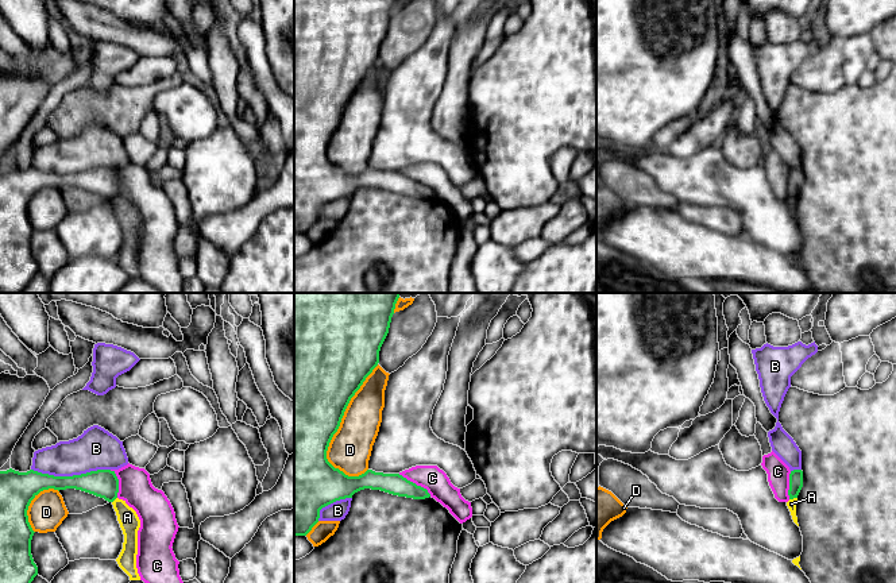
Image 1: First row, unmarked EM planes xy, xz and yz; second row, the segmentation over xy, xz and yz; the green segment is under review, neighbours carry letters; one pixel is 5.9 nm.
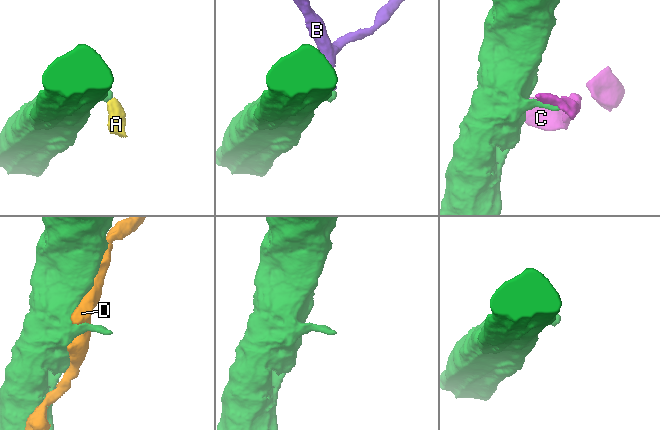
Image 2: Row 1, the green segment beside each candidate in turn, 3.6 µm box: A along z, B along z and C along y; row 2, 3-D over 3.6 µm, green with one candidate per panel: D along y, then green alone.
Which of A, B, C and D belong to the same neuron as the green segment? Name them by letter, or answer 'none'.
none

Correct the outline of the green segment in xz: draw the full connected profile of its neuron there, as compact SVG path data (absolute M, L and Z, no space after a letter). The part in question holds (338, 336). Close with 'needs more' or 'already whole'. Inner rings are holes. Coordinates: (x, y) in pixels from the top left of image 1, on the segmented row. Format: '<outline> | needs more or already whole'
M294 293L294 536L306 536L318 522L323 507L352 498L364 489L413 499L430 497L426 489L399 474L367 470L359 476L348 476L327 459L329 443L351 398L379 363L379 351L389 333L398 298L399 293Z | already whole

